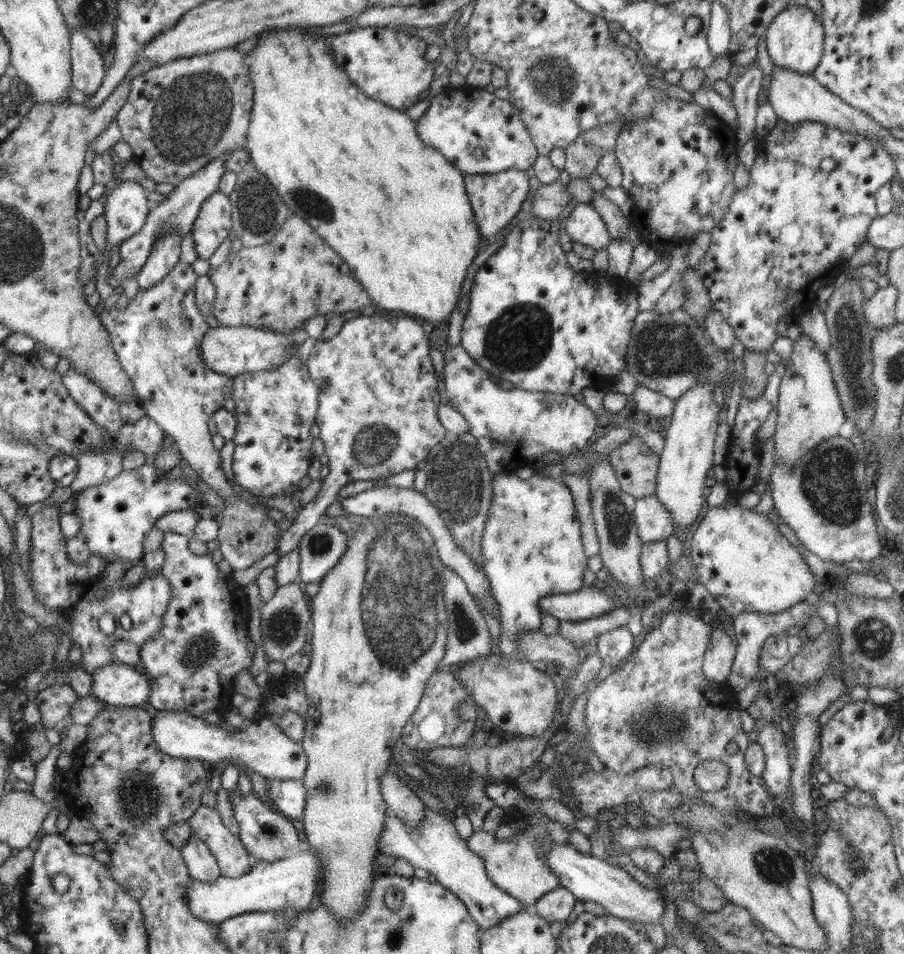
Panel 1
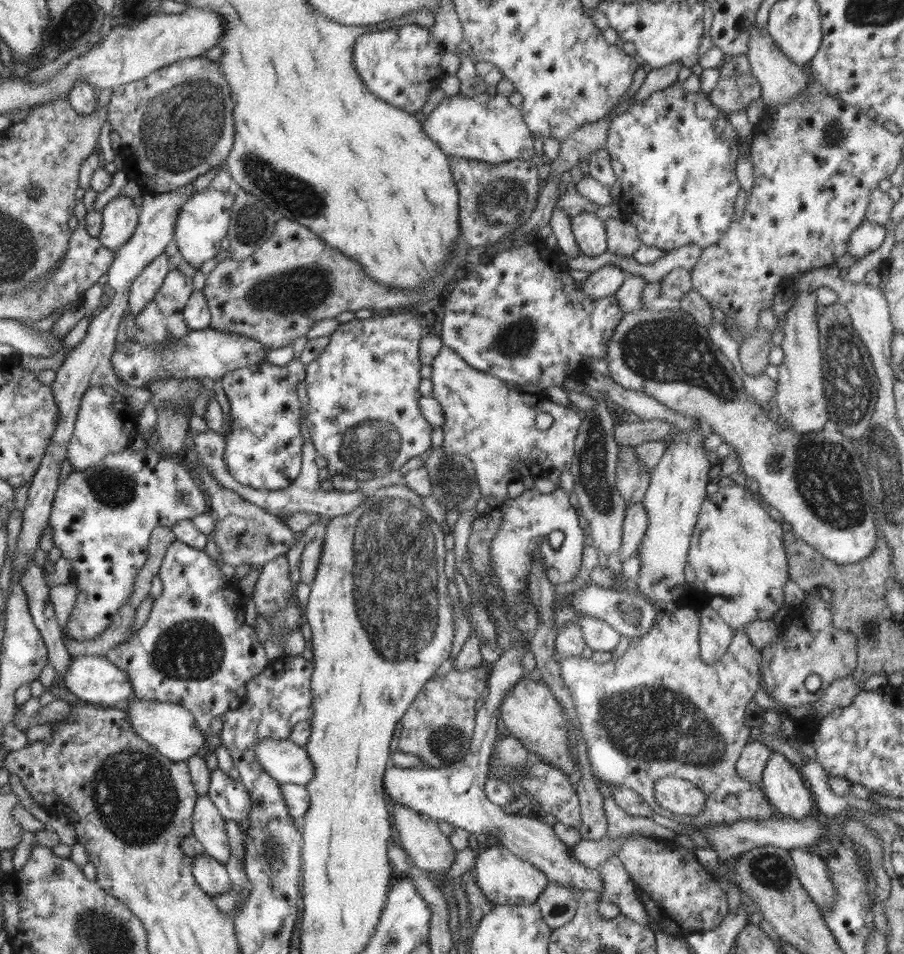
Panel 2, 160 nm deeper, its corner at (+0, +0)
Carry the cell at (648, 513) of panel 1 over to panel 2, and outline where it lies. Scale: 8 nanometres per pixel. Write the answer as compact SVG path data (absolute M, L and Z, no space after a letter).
M638 503L626 508L624 524L622 524L622 552L619 556L622 564L632 553L639 550L639 544L646 536L646 532L648 532L648 514L644 504Z

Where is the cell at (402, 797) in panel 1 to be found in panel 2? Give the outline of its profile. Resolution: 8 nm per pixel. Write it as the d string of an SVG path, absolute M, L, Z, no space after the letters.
M403 804L390 805L390 811L394 814L394 826L398 830L398 838L402 842L402 848L412 858L414 865L423 871L441 874L454 864L457 852L451 845L449 838L438 828L437 821L425 814L418 814Z

